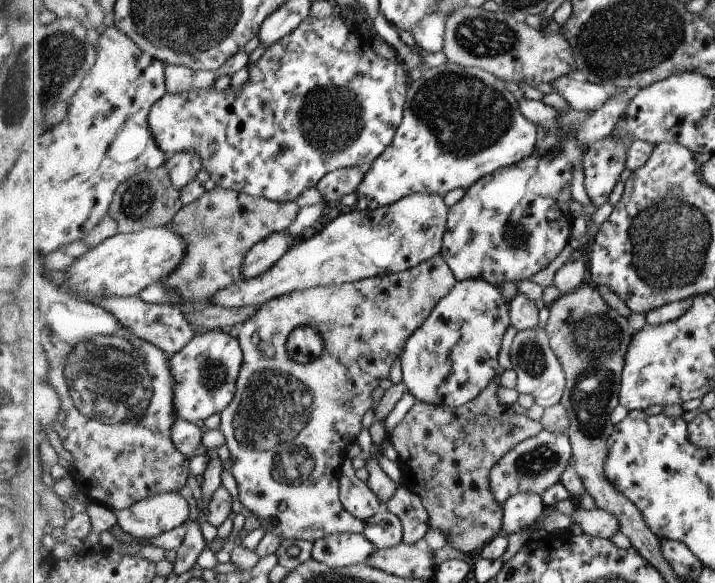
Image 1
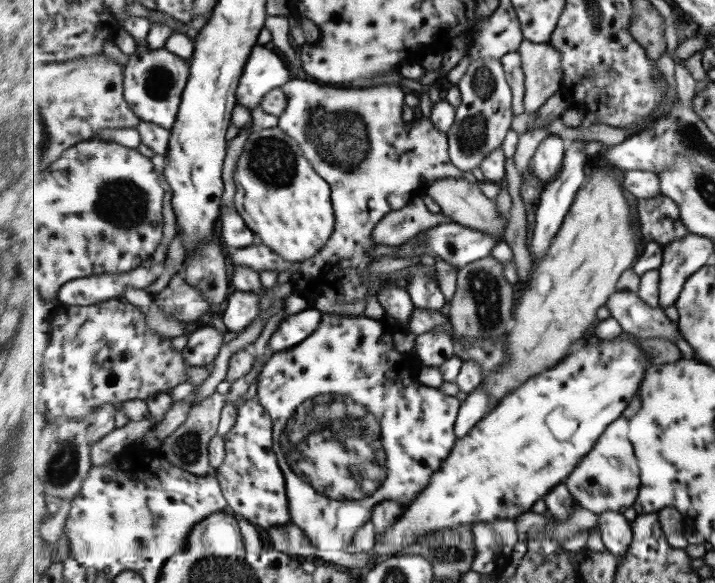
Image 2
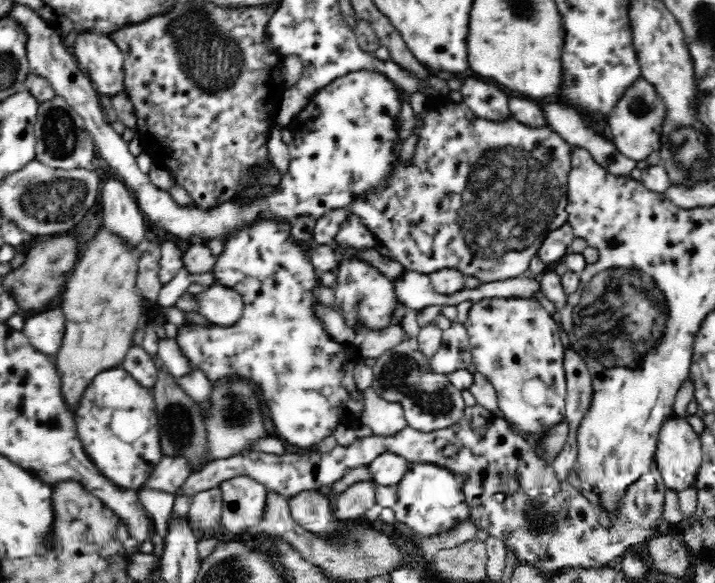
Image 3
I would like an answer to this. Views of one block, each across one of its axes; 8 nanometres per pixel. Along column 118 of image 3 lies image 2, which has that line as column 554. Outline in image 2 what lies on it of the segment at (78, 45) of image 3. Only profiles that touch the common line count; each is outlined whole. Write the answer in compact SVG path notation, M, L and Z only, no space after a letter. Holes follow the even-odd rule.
M527 39L518 48L517 55L521 57L526 76L526 112L537 112L555 93L562 91L561 53L550 43L539 44Z

